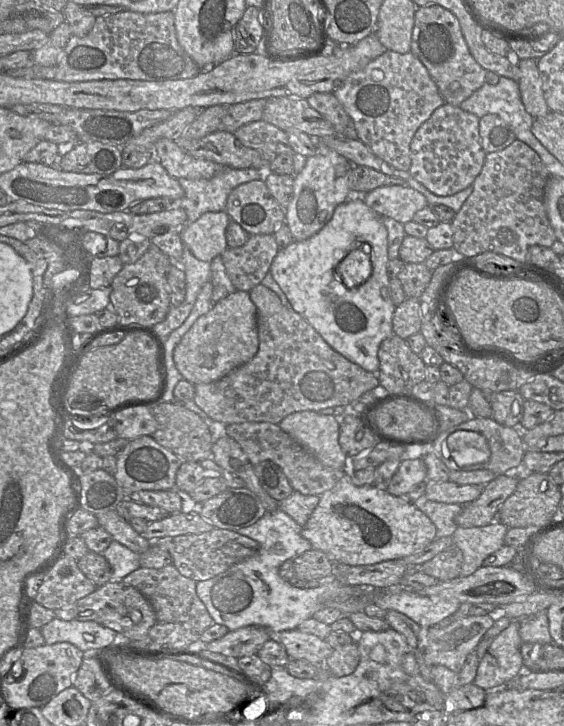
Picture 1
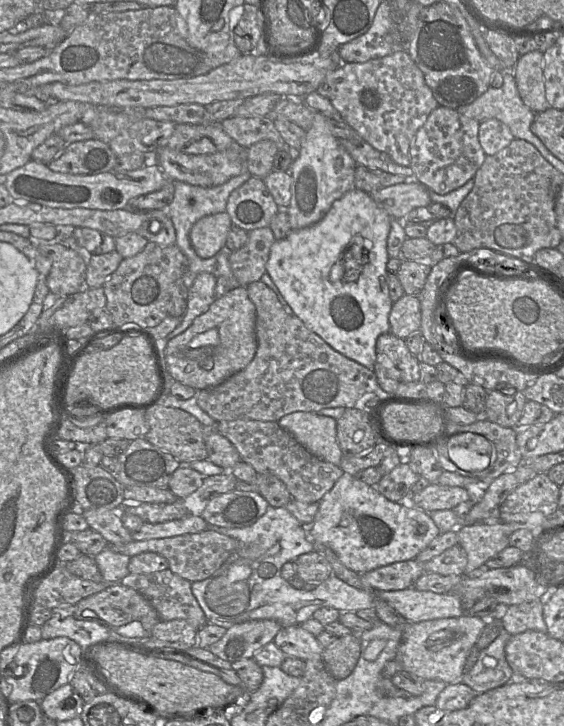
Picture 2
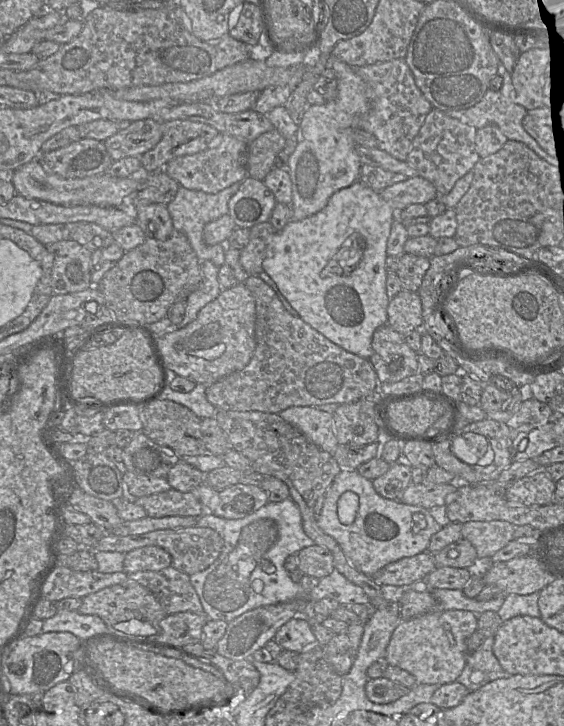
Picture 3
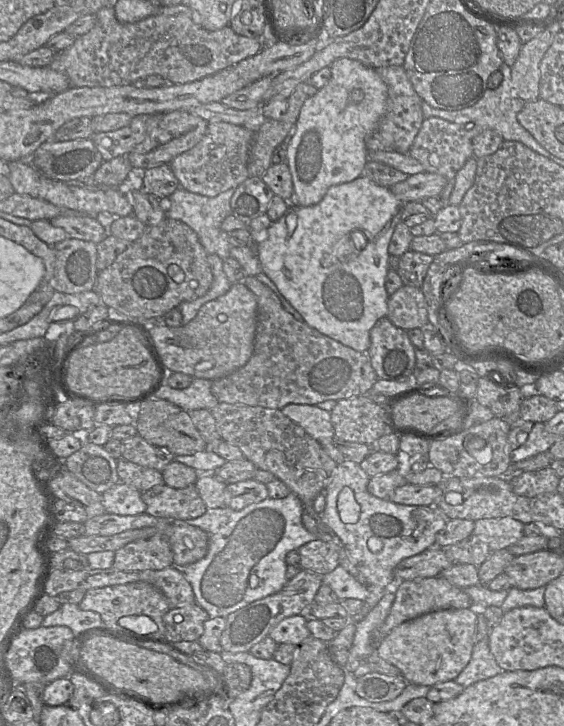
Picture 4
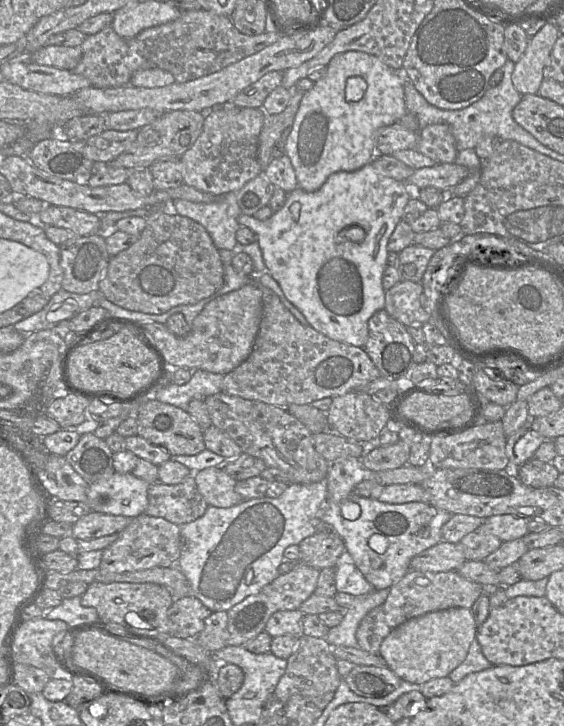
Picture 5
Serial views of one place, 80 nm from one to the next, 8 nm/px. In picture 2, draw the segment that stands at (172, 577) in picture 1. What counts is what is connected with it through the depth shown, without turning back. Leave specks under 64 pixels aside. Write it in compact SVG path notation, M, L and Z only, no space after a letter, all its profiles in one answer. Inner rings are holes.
M169 568L153 573L129 573L120 583L135 589L145 596L158 612L160 621L183 619L196 628L201 628L208 622L192 593L191 582L173 573Z

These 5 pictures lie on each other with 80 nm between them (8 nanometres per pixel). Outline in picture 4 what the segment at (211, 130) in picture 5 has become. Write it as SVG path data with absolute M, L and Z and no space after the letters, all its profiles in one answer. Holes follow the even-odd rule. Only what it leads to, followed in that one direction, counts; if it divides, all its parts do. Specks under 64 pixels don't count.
M227 122L208 123L203 138L169 163L180 187L209 197L237 188L250 177L248 160L255 132Z

